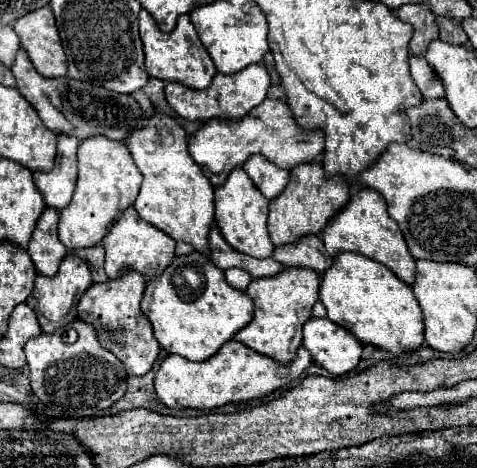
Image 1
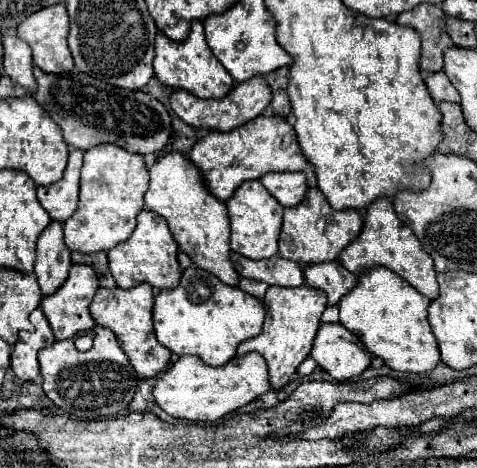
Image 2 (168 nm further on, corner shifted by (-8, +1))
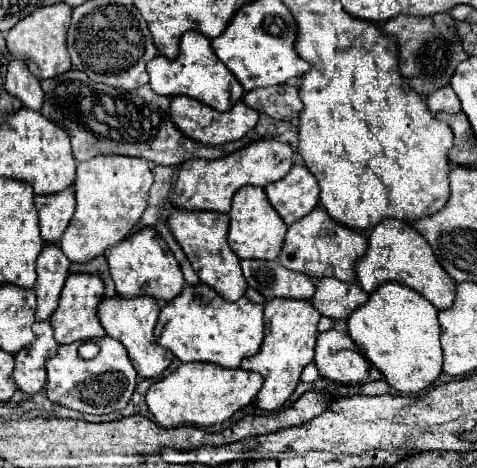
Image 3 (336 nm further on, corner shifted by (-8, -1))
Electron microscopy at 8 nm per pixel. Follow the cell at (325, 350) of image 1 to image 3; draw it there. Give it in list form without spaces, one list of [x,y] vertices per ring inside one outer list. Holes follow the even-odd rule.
[[[328,330],[318,334],[314,364],[322,378],[342,384],[362,384],[368,378],[370,364],[346,332]]]

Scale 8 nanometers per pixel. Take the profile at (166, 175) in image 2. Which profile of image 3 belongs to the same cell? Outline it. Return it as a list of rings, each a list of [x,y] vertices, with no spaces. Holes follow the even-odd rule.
[[[170,210],[168,226],[182,246],[186,258],[190,260],[192,268],[196,270],[202,284],[214,288],[224,300],[236,302],[244,296],[246,290],[246,278],[240,270],[240,258],[232,252],[232,248],[226,242],[230,218],[228,214],[220,212],[188,212],[188,210]]]

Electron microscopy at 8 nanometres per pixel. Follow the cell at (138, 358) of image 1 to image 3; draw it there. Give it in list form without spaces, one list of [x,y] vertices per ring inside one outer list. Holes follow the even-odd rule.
[[[120,296],[104,298],[100,302],[100,308],[98,308],[98,316],[100,316],[100,322],[102,322],[106,334],[116,338],[118,342],[122,342],[126,346],[128,356],[130,356],[138,376],[142,376],[142,378],[160,376],[174,360],[174,354],[168,352],[166,348],[160,348],[158,342],[154,340],[154,326],[158,320],[158,312],[160,312],[158,304],[146,296],[144,298],[138,296],[136,300],[124,300]]]

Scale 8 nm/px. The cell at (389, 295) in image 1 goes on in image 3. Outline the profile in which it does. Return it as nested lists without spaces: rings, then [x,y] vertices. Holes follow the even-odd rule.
[[[382,284],[368,302],[348,318],[348,334],[360,354],[374,364],[386,382],[398,392],[420,392],[442,372],[442,348],[438,310],[418,292],[402,284]]]

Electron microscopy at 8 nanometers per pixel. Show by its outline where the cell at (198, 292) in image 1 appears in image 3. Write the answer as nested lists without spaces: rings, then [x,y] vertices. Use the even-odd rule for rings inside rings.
[[[186,284],[182,294],[160,310],[154,336],[162,348],[170,350],[182,362],[210,362],[224,368],[240,368],[244,358],[260,350],[264,338],[262,308],[262,304],[254,304],[248,298],[226,302],[204,284]]]

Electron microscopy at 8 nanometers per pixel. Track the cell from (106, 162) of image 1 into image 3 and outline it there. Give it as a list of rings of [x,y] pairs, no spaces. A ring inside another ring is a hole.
[[[98,156],[78,164],[74,194],[76,212],[60,240],[60,248],[70,262],[88,262],[108,246],[122,242],[138,224],[148,206],[148,190],[152,186],[152,172],[146,160],[130,156]]]

